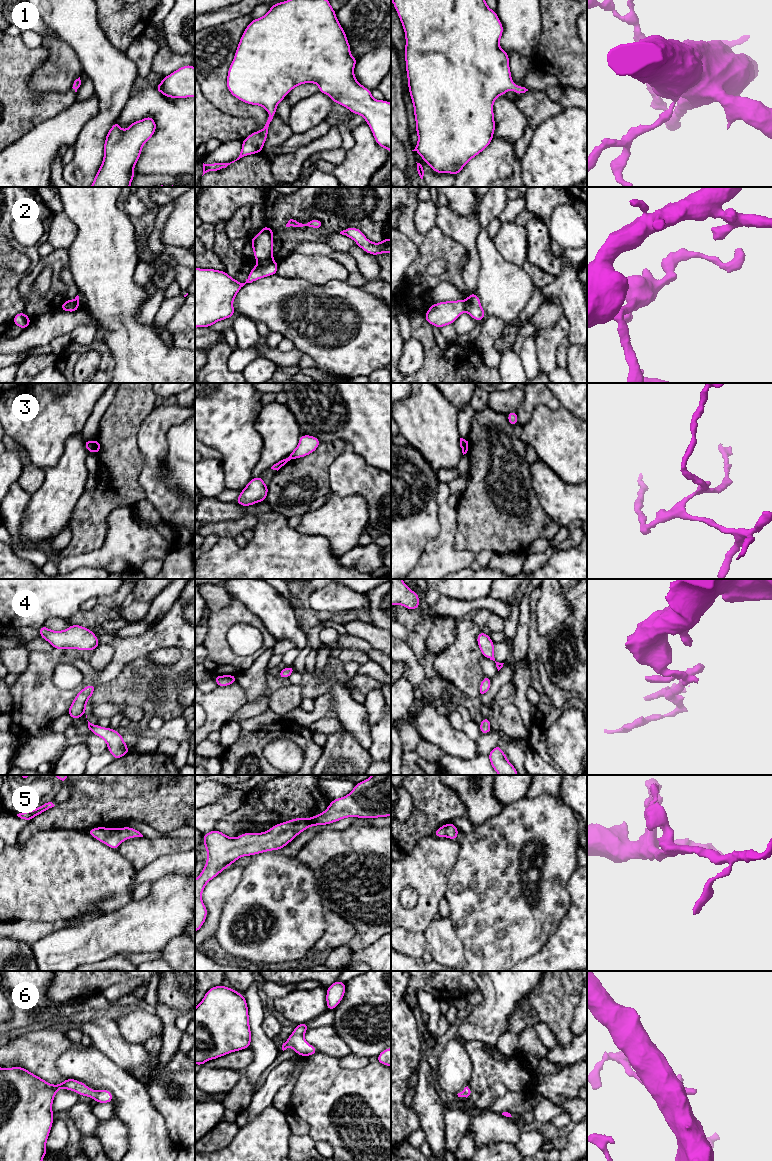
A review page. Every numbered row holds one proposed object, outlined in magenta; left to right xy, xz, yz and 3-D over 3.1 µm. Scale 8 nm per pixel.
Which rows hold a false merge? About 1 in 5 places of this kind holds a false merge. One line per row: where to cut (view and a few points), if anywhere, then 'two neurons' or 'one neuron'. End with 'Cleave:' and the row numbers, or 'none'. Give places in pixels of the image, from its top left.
1: no cut; one neuron
2: cut in xz along (272, 257), (258, 263); two neurons
3: cut in xy along (93, 441), (94, 452); two neurons
4: no cut; one neuron
5: no cut; one neuron
6: no cut; one neuron
Cleave: 2, 3

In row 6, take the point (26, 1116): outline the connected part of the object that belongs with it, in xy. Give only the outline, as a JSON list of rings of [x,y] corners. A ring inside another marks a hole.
[[[0,1067],[0,1161],[43,1161],[46,1142],[54,1121],[52,1103],[60,1089],[92,1097],[97,1103],[112,1103],[107,1089],[92,1090],[85,1083],[72,1078],[52,1085],[23,1067]]]

